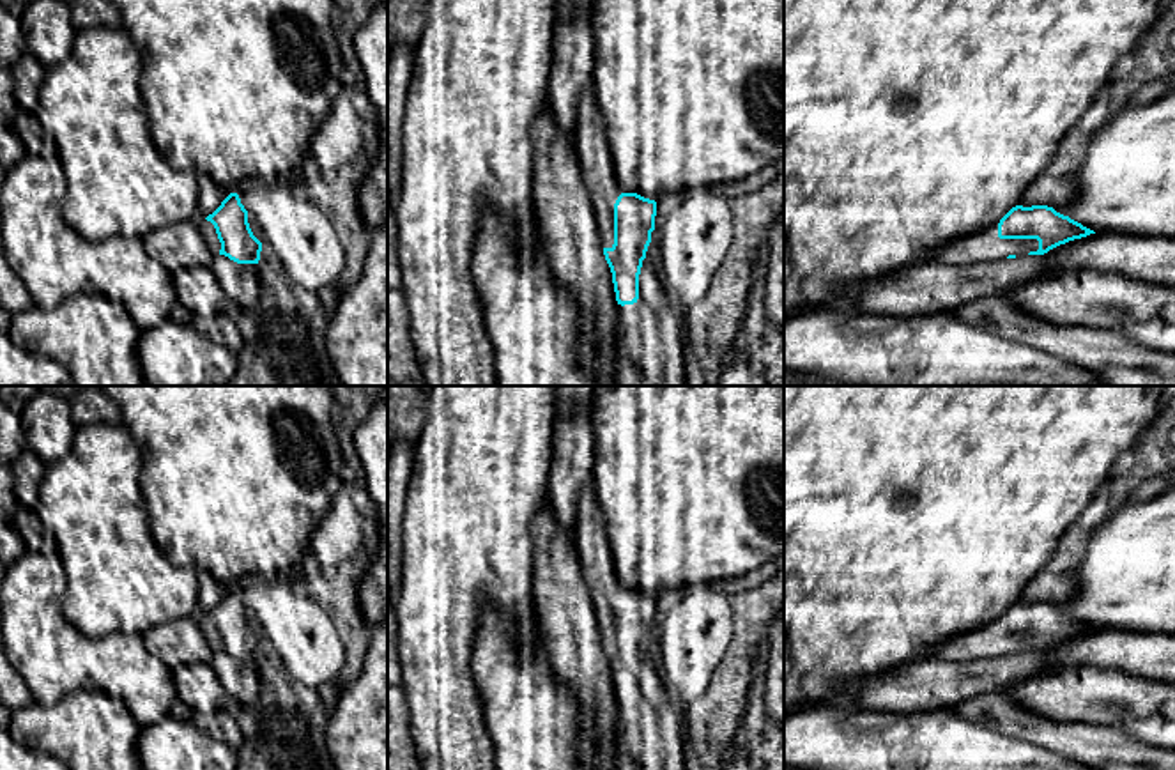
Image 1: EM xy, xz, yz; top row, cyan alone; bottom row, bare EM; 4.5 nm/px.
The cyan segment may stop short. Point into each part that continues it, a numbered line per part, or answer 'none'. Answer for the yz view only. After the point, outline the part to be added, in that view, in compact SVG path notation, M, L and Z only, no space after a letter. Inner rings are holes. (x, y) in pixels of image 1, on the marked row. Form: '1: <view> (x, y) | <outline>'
1: yz (983, 246) | M998 223L954 241L948 241L929 253L929 260L950 266L1003 260L1009 255L1023 257L1039 250L1037 239L1000 239Z

